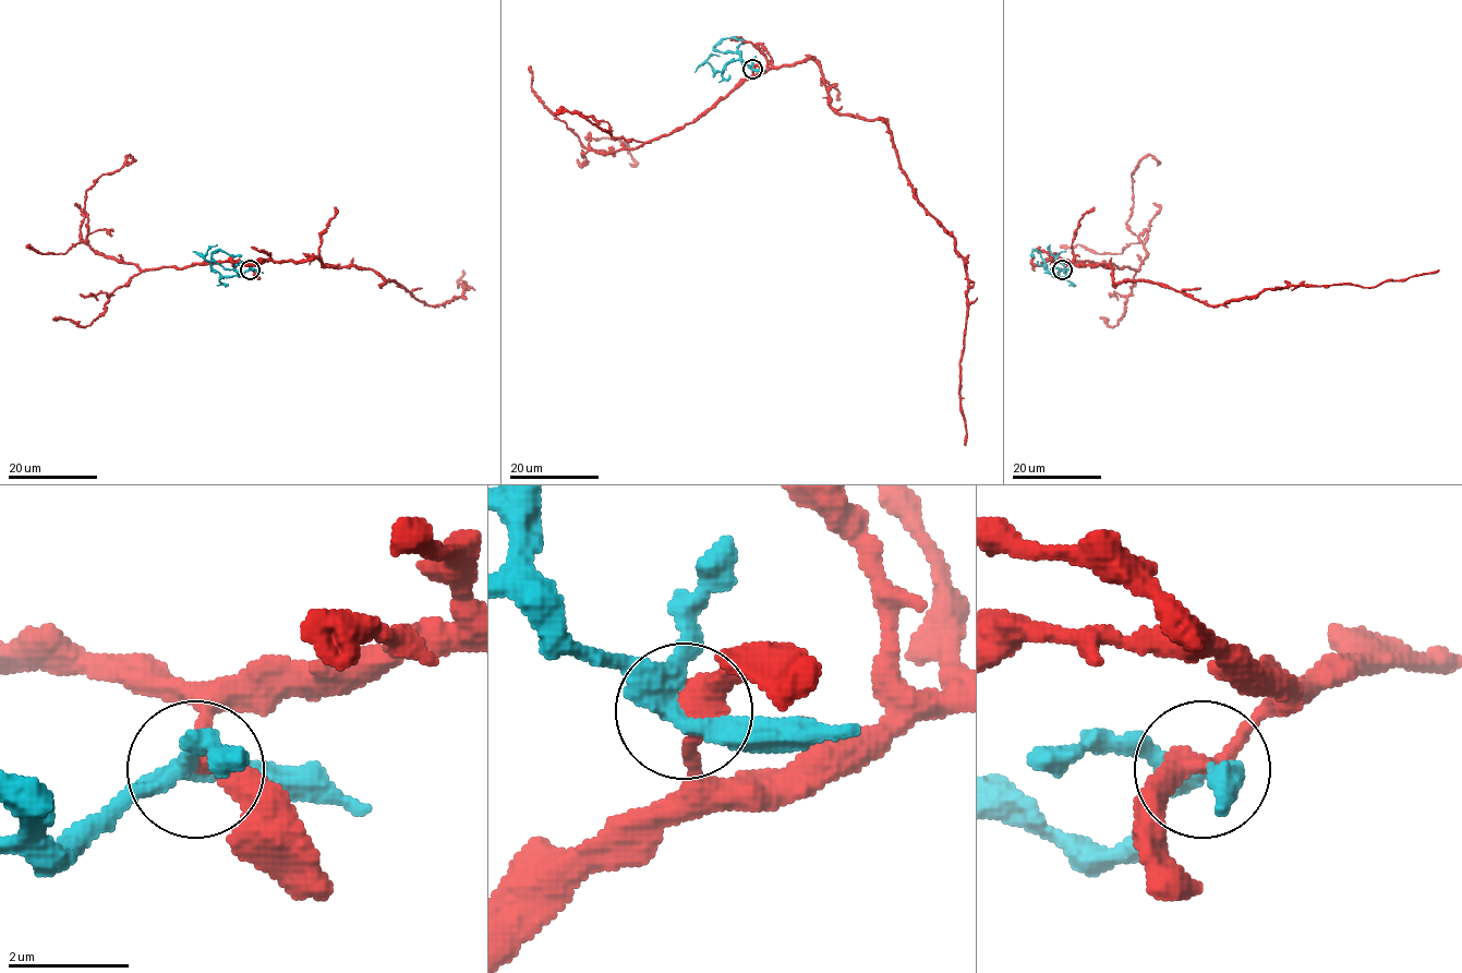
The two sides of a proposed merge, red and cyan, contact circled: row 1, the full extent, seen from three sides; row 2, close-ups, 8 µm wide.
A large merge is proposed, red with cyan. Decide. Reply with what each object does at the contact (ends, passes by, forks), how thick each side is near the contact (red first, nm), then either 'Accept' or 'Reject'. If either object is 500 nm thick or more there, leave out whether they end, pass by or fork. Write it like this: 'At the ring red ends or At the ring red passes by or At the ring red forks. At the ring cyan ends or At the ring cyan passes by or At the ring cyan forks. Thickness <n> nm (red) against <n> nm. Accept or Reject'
At the ring red passes by. At the ring cyan forks. Thickness 360 nm (red) against 280 nm. Reject

